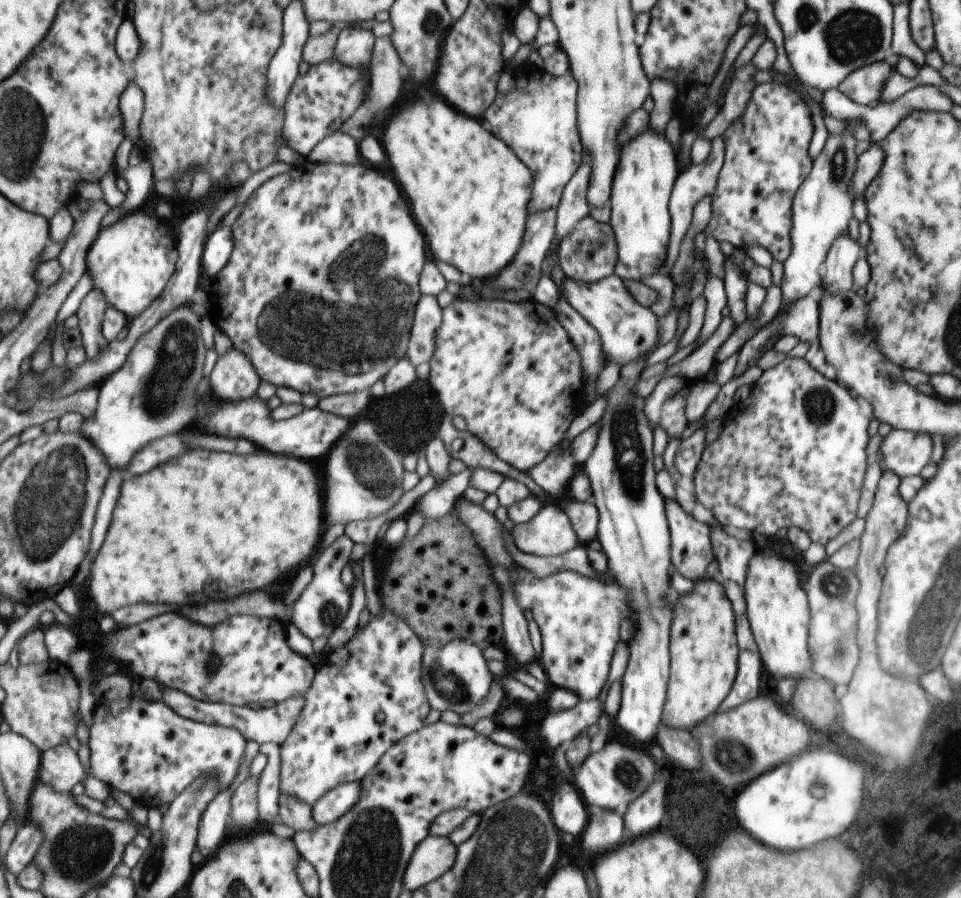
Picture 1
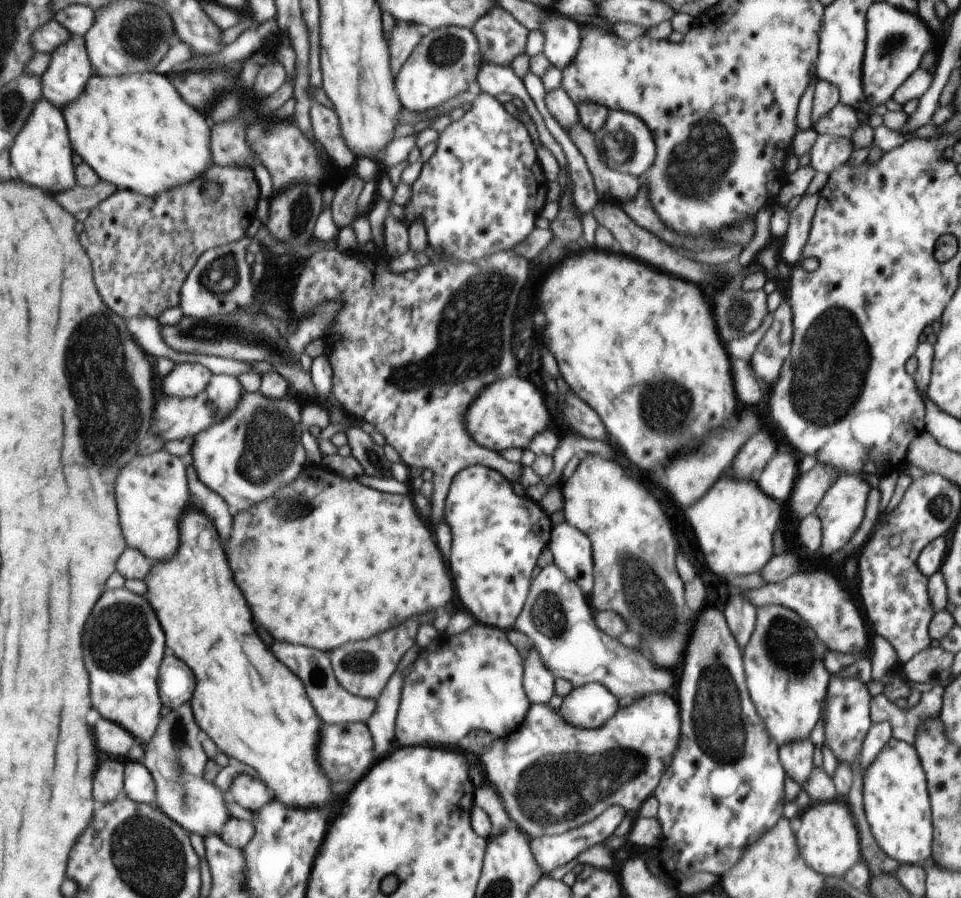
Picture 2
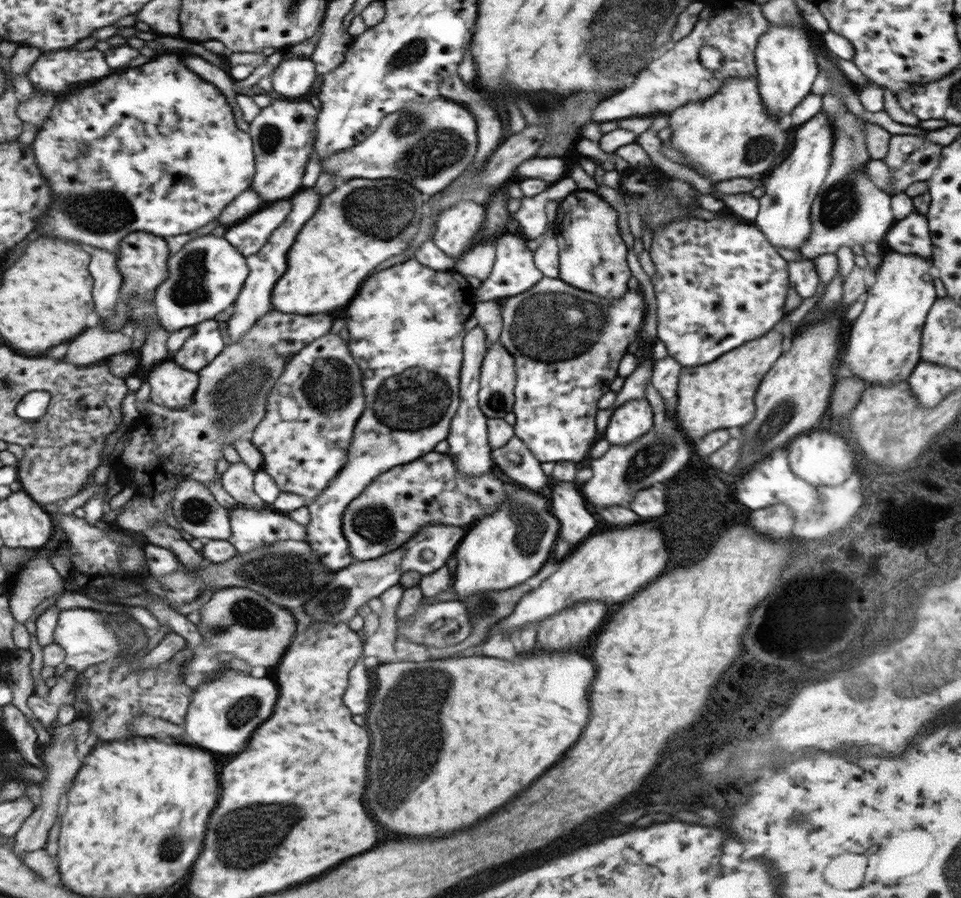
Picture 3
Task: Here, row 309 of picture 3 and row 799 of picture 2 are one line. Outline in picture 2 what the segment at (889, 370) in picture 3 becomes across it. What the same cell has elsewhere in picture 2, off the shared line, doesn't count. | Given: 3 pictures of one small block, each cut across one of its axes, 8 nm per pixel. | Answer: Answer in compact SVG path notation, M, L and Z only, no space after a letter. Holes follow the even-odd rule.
M892 737L862 778L866 820L878 846L901 864L923 866L932 854L934 829L928 783L913 744Z

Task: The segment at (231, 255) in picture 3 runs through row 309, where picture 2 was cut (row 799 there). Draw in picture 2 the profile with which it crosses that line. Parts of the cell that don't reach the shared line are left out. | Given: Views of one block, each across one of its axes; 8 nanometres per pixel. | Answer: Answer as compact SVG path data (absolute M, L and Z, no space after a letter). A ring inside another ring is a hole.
M190 704L169 710L154 740L145 746L144 762L157 780L157 804L160 809L190 832L206 839L208 836L222 836L226 824L234 816L228 808L228 801L231 800L229 792L224 792L218 784L206 778L206 766L211 757L206 752L204 736L204 730Z

